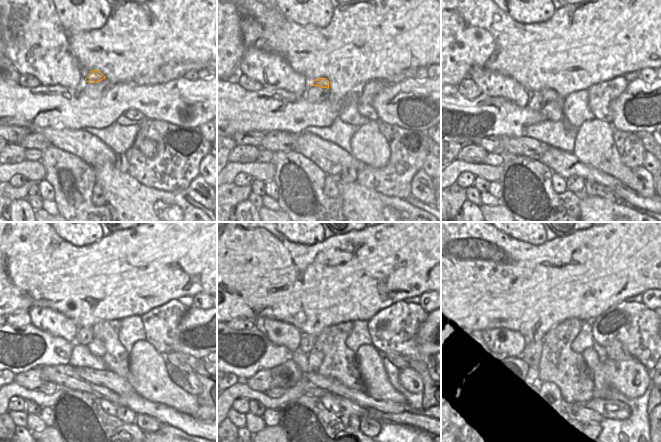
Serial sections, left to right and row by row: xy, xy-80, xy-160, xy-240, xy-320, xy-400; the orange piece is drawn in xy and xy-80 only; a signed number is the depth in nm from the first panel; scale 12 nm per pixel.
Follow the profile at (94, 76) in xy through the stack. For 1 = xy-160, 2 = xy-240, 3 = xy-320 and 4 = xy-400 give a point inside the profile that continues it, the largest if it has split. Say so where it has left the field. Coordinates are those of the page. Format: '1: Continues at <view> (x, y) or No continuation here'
1: Continues at xy-160 (548, 95)
2: Continues at xy-240 (116, 359)
3: Continues at xy-320 (339, 362)
4: Continues at xy-400 (559, 364)

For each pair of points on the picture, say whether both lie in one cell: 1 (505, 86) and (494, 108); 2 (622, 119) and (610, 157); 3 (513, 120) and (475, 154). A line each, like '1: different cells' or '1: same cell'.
1: different cells
2: different cells
3: different cells

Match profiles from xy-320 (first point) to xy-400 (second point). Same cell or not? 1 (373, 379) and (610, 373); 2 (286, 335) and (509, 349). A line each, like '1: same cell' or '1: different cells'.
1: different cells
2: same cell

